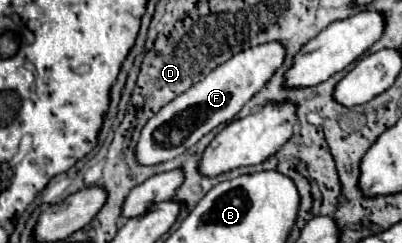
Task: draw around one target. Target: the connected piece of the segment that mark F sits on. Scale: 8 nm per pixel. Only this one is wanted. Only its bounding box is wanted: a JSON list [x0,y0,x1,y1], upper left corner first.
[135,42,285,166]

